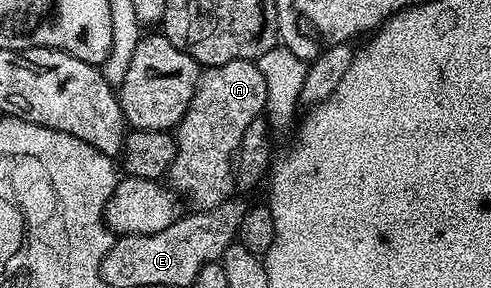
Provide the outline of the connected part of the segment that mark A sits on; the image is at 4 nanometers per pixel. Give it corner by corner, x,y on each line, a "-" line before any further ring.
239,59
238,61
230,61
226,65
218,65
217,67
209,67
196,80
196,92
190,101
190,105
186,109
186,113
182,116
179,123
174,128
174,138
176,140
176,156
172,168
168,171
167,178
172,179
171,186
175,188
181,196
184,195
193,203
193,208
209,211
218,205
222,205
226,200
233,198
234,195
234,160
236,151
240,148
242,141
242,133
246,133
246,125
250,125
250,121
261,118
262,112
268,106
268,94
266,93
266,81
262,77
259,66
253,60

